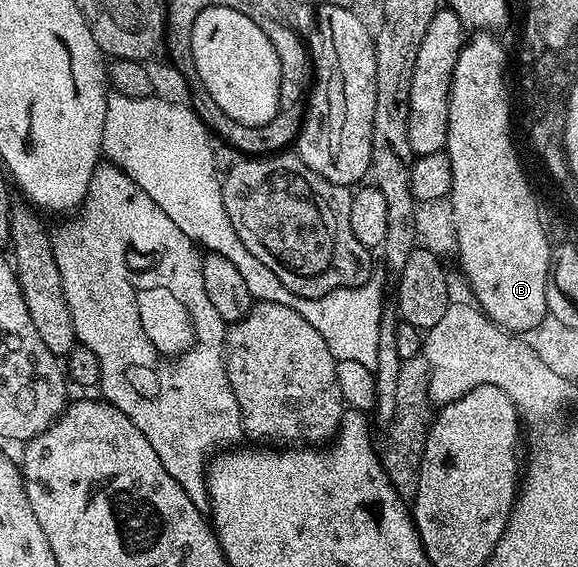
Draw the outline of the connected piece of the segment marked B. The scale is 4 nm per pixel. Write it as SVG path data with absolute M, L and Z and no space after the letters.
M477 31L473 36L476 37L465 43L454 66L448 99L448 133L444 143L452 171L450 199L458 238L456 256L479 311L485 312L489 320L505 332L525 334L538 327L548 315L546 282L553 247L543 233L544 220L536 205L536 196L516 157L514 108L510 103L510 88L508 92L504 85L504 48L492 37L495 35L487 31Z

